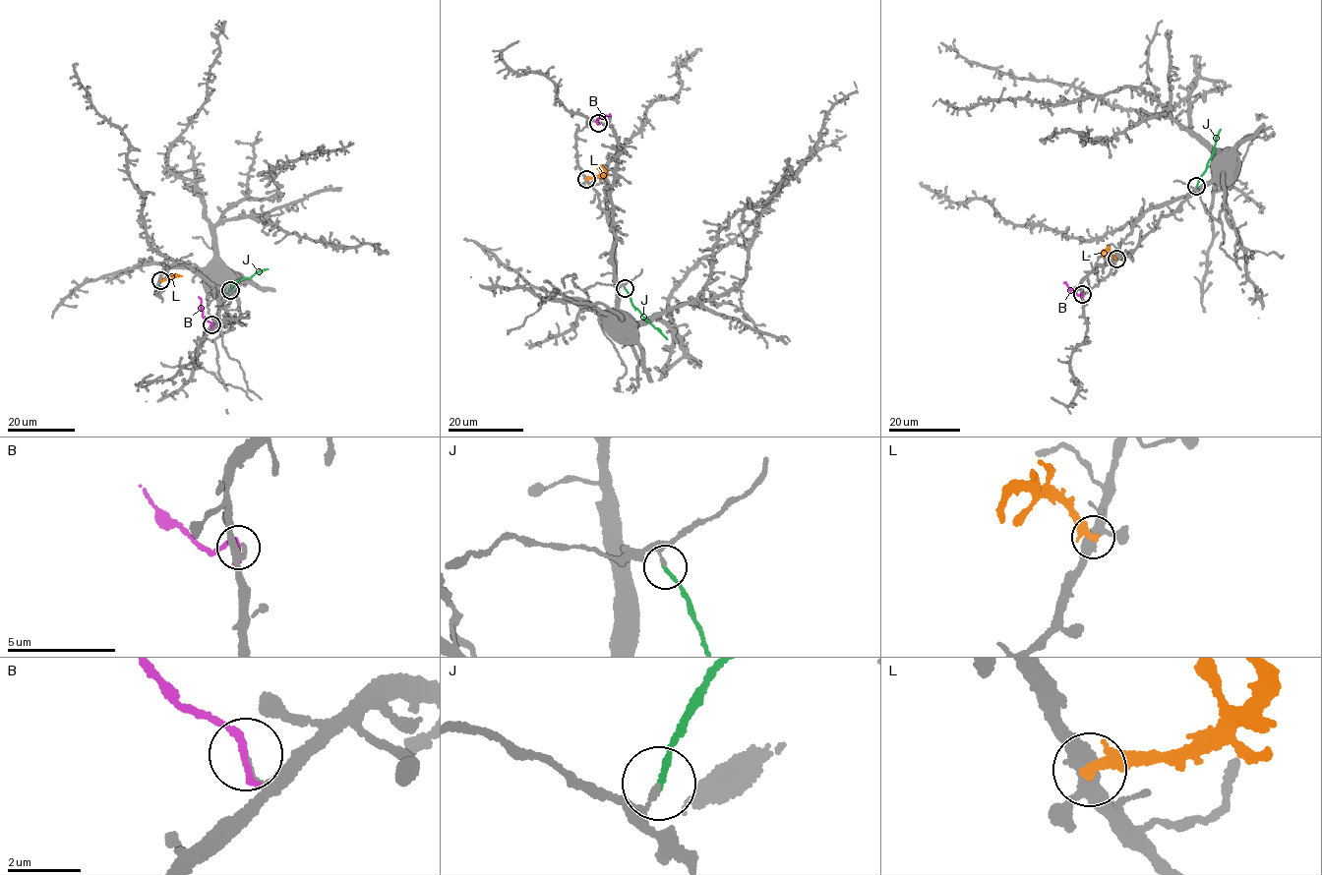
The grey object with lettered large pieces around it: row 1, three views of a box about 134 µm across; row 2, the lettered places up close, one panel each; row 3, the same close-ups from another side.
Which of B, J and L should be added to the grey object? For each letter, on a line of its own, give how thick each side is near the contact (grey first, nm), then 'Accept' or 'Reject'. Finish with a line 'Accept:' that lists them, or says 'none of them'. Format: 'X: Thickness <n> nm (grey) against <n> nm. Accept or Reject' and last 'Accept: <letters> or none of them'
B: Thickness 150 nm (grey) against 220 nm. Reject
J: Thickness 150 nm (grey) against 180 nm. Reject
L: Thickness 300 nm (grey) against 320 nm. Reject
Accept: none of them

